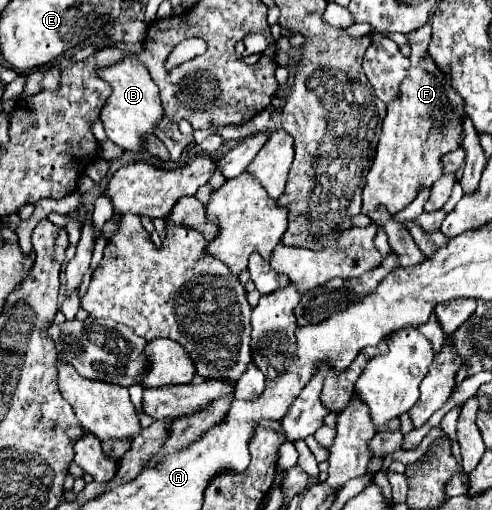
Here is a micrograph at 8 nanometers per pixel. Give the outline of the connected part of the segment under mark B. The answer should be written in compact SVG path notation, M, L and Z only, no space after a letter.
M125 58L109 68L99 70L99 76L111 84L113 92L101 110L101 122L105 126L107 138L119 144L125 152L139 156L145 152L147 136L151 136L157 124L163 120L163 108L159 98L159 88L153 82L147 66L137 64L137 58Z

